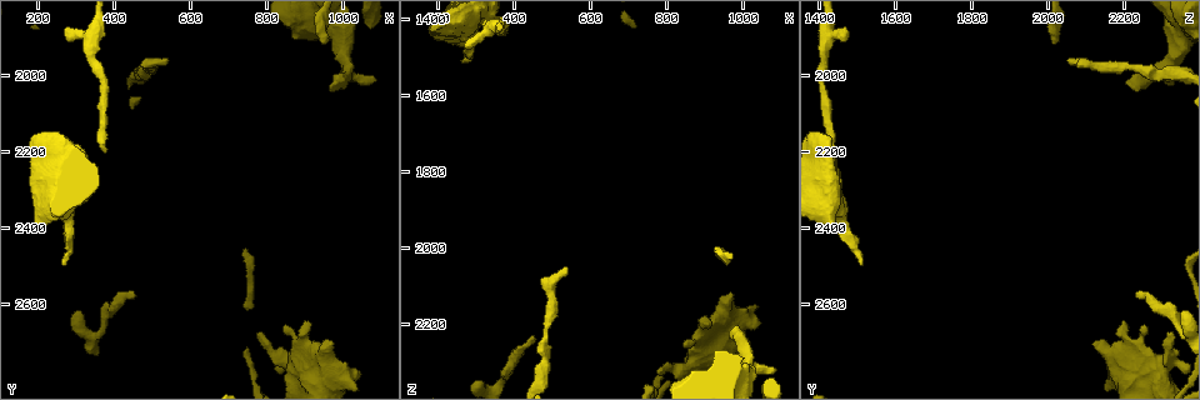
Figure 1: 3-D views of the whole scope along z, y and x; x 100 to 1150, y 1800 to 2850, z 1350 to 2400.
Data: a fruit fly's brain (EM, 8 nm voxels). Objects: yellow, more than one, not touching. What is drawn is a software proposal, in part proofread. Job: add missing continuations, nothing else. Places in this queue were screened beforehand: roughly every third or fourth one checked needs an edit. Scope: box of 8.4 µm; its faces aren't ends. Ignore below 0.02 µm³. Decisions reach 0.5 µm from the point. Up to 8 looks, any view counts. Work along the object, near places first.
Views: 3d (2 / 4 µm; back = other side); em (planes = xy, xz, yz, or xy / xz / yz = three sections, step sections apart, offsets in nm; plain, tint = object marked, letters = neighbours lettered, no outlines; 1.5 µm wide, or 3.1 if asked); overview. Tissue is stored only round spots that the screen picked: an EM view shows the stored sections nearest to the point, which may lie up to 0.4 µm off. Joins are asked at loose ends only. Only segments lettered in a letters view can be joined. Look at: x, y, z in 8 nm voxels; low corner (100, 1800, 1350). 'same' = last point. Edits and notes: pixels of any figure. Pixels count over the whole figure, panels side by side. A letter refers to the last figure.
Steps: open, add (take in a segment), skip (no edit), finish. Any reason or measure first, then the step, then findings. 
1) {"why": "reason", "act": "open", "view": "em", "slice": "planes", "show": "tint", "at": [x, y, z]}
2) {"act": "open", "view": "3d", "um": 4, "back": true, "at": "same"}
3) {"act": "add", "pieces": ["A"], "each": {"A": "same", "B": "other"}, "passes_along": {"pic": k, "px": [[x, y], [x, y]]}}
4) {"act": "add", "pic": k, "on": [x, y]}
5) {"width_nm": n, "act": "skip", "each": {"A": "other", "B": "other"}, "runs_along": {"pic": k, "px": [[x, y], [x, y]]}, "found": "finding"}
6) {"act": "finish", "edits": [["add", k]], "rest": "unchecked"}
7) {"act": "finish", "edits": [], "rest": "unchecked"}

{"why": "an open end", "act": "open", "view": "em", "slice": "yz", "step": 4, "show": "tint", "at": [385, 2205, 1440]}

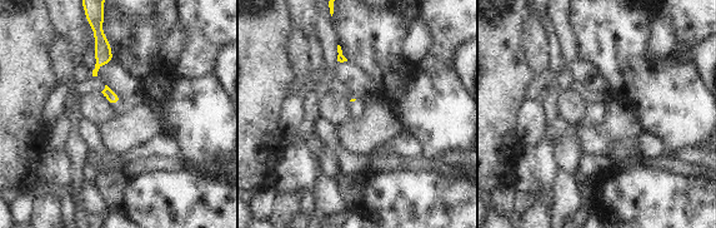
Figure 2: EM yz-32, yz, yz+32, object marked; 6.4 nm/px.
{"why": "cut it another way", "act": "open", "view": "em", "slice": "planes", "show": "letters", "at": "same"}

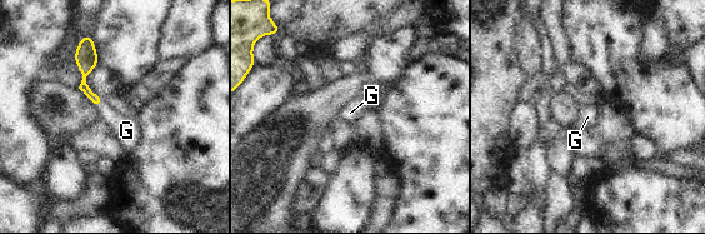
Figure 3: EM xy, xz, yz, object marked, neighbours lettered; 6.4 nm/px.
{"act": "add", "pieces": ["G"], "each": {"G": "same"}, "found": "the neuron continues"}

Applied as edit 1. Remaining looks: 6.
{"act": "open", "view": "overview"}

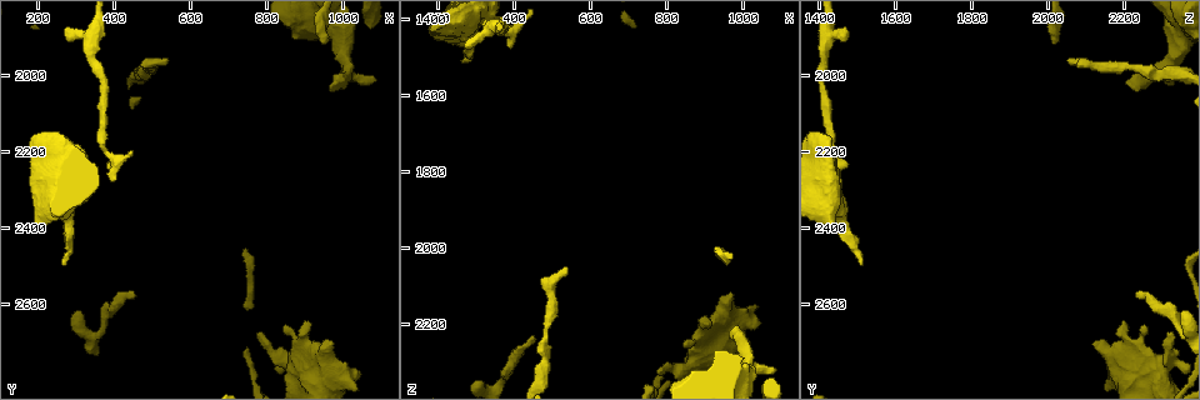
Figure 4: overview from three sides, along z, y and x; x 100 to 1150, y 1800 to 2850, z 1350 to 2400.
{"why": "tapers out", "act": "open", "view": "em", "slice": "planes", "show": "letters", "at": [450, 2580, 2235]}

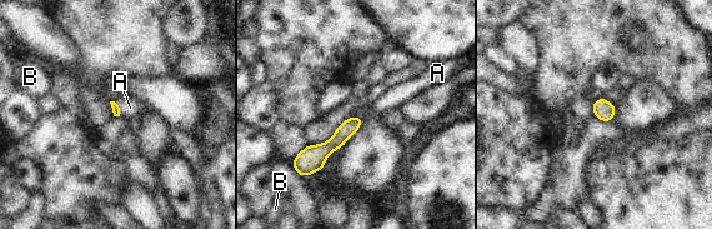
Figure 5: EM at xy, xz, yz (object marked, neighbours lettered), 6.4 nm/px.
{"act": "add", "pieces": ["A"], "each": {"A": "same", "B": "other"}, "found": "the neuron continues"}

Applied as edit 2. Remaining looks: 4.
{"act": "open", "view": "overview"}

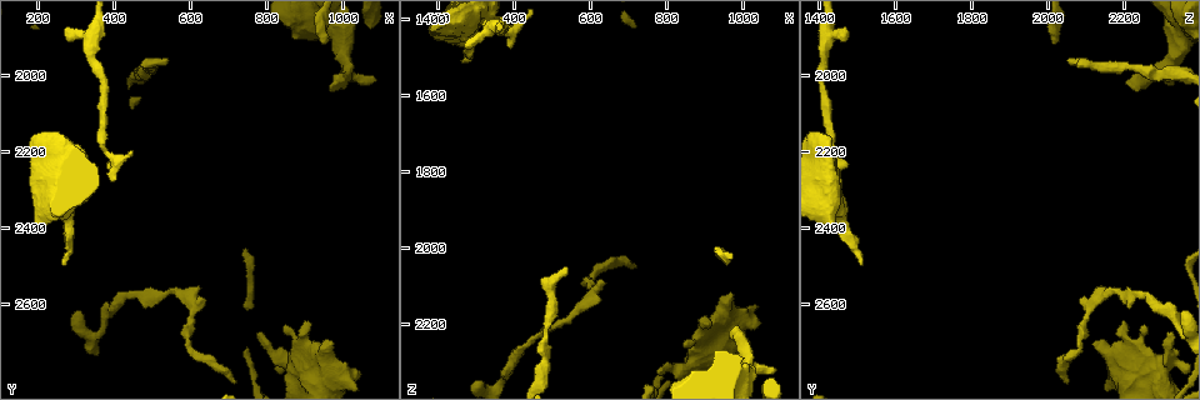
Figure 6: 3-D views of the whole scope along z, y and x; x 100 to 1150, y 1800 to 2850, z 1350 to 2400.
{"act": "open", "view": "3d", "um": 4, "at": [975, 2025, 2215]}

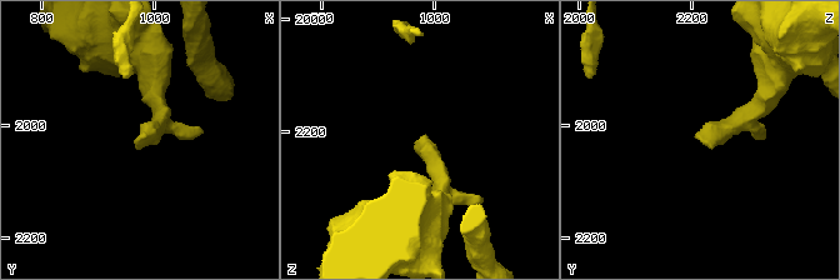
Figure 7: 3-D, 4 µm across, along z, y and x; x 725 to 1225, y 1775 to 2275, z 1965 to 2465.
{"why": "now the EM", "act": "open", "view": "em", "slice": "xy", "step": 4, "show": "letters", "at": [975, 2030, 2210]}

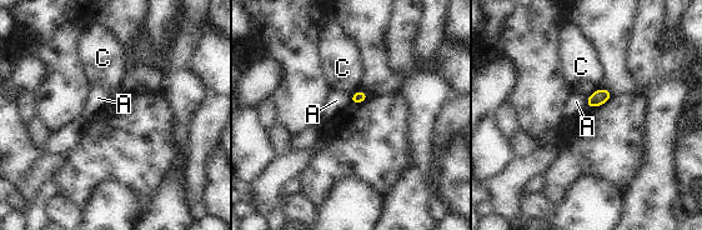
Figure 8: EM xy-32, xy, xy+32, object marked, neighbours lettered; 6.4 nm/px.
{"act": "skip", "each": {"A": "other", "C": "other"}, "border": {"pic": 8, "px": [[587, 96], [585, 106]]}, "found": "no lettered segment goes on from it"}

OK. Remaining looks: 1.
{"act": "finish", "edits": [["add", 3], ["add", 5]], "rest": "unchecked"}

